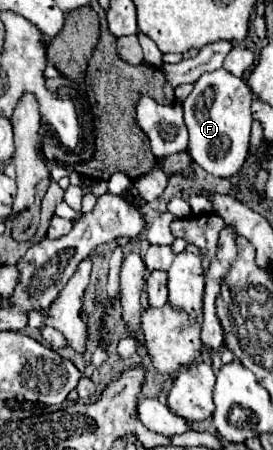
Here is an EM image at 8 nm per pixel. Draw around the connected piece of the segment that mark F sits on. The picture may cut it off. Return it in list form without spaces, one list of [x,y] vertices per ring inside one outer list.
[[[227,69],[203,73],[191,95],[183,101],[185,123],[189,129],[189,153],[197,165],[215,177],[235,175],[249,153],[249,133],[253,125],[251,117],[253,93],[243,77],[235,77]]]

